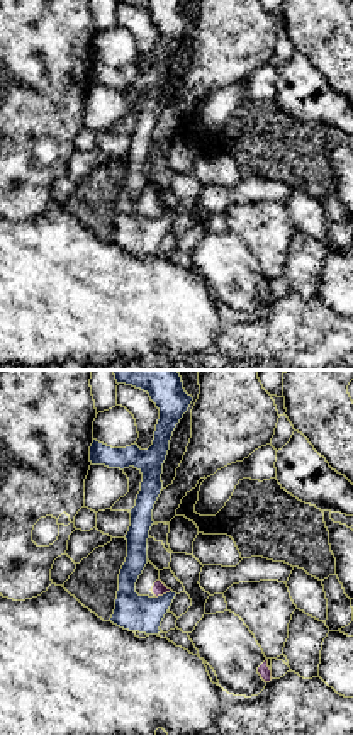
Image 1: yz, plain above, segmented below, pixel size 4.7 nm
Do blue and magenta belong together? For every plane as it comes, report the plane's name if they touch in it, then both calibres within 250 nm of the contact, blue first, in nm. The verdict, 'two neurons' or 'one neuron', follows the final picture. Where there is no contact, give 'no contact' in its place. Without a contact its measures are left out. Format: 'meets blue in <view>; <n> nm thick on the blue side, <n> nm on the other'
meets blue in yz; 180 nm thick on the blue side, 60 nm on the other

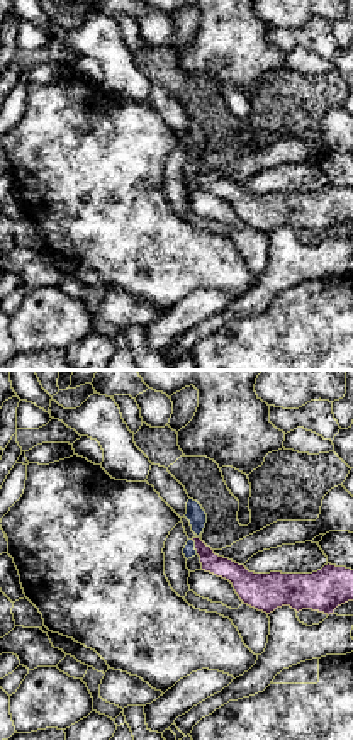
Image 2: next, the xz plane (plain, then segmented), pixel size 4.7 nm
meets blue in xz; 60 nm thick on the blue side, 100 nm on the other

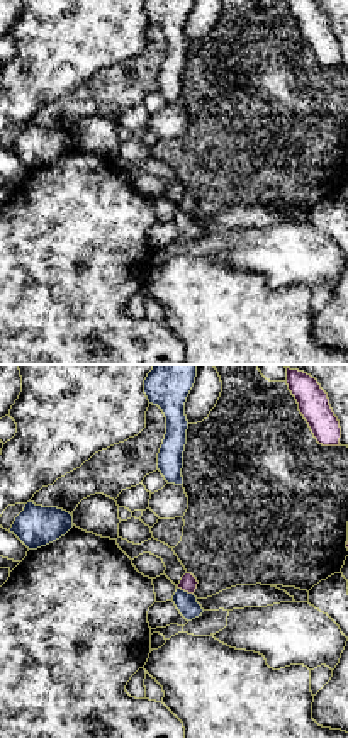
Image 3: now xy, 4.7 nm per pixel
meets blue in xy; 100 nm thick on the blue side, 80 nm on the other

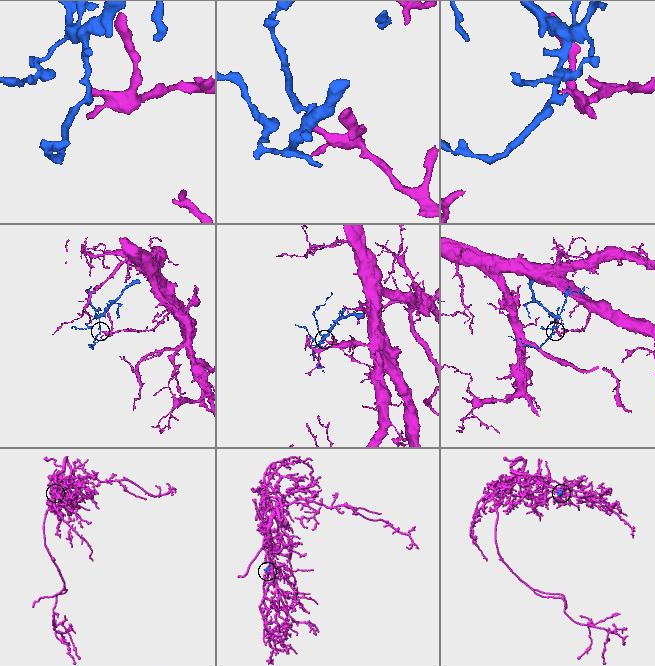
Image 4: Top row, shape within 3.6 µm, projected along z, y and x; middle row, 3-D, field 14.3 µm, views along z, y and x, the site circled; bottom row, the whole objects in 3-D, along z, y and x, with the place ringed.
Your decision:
two neurons

